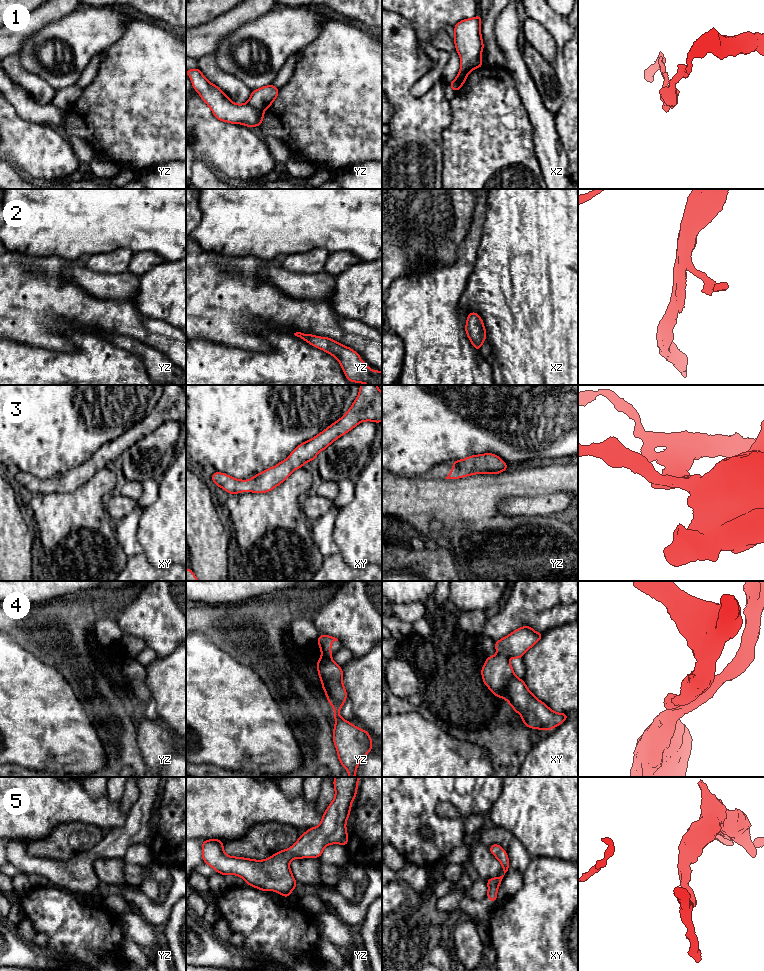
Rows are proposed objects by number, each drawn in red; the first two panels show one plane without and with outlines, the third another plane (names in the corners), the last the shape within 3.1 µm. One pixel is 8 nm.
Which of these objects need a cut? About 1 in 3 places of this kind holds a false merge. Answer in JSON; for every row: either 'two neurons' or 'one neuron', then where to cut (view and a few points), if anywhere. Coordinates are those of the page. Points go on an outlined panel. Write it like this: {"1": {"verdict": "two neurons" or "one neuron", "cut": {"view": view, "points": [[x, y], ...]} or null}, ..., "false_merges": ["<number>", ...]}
{"1": {"verdict": "two neurons", "cut": {"view": "xz", "points": [[479, 56], [465, 70], [460, 72]]}}, "2": {"verdict": "one neuron", "cut": null}, "3": {"verdict": "one neuron", "cut": null}, "4": {"verdict": "two neurons", "cut": {"view": "xy", "points": [[497, 652], [508, 658]]}}, "5": {"verdict": "one neuron", "cut": null}, "false_merges": ["1", "4"]}

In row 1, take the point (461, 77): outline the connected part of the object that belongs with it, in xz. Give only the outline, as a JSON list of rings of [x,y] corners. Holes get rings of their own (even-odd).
[[[479,57],[476,62],[471,65],[466,71],[464,72],[459,72],[457,77],[455,78],[454,81],[452,81],[451,83],[449,83],[449,86],[454,90],[454,91],[458,91],[464,84],[464,82],[466,81],[467,75],[469,72],[473,71],[476,68],[482,67],[483,66],[483,62],[481,61],[481,57]]]

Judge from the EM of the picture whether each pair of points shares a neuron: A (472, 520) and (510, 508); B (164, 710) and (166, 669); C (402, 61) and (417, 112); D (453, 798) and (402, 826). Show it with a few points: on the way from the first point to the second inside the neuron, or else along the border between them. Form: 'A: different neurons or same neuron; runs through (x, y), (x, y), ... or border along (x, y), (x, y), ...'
A: different neurons; border along (499, 502), (499, 509), (503, 513), (523, 516)
B: same neuron; runs through (166, 700), (166, 679)
C: same neuron; runs through (402, 74), (402, 93), (404, 99)
D: same neuron; runs through (440, 797), (431, 797), (415, 813)

